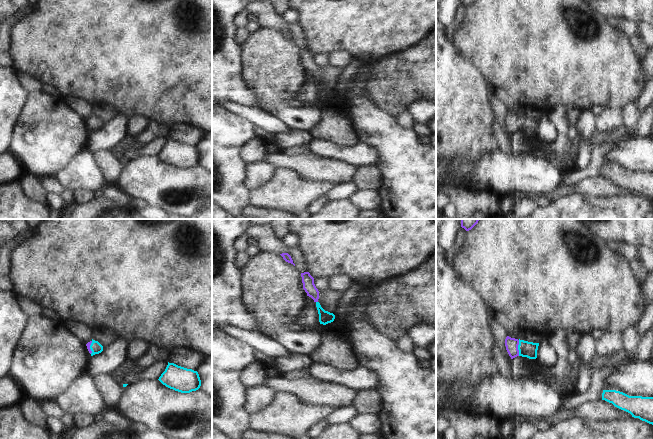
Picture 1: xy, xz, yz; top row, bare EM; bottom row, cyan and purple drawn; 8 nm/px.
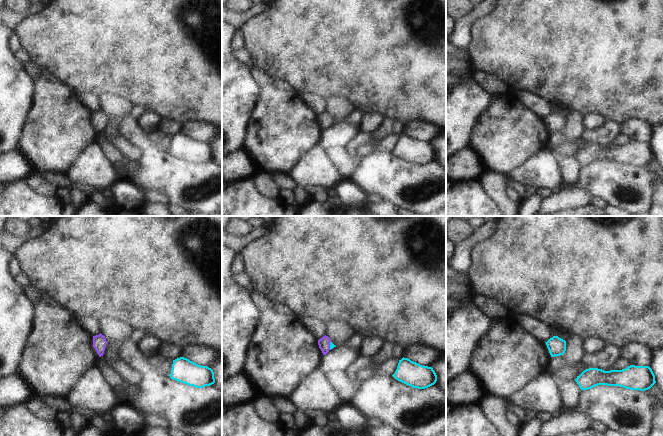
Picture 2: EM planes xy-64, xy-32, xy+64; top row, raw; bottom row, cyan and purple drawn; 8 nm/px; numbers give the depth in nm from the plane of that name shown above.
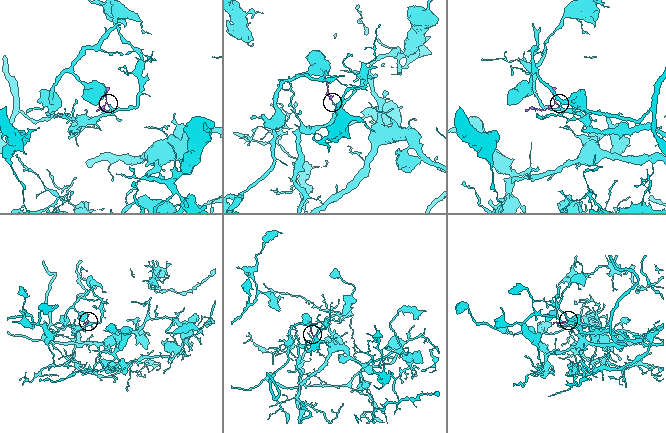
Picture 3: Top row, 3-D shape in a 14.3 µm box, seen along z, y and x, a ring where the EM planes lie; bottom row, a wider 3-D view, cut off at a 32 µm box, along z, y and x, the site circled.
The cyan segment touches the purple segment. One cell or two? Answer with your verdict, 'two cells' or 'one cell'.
one cell

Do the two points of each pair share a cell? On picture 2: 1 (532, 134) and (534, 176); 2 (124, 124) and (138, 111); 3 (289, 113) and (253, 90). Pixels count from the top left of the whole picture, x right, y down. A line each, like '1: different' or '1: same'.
1: different
2: different
3: different

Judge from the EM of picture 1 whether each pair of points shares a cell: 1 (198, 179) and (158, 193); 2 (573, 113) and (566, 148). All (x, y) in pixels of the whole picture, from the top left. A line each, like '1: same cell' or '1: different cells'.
1: same cell
2: different cells

